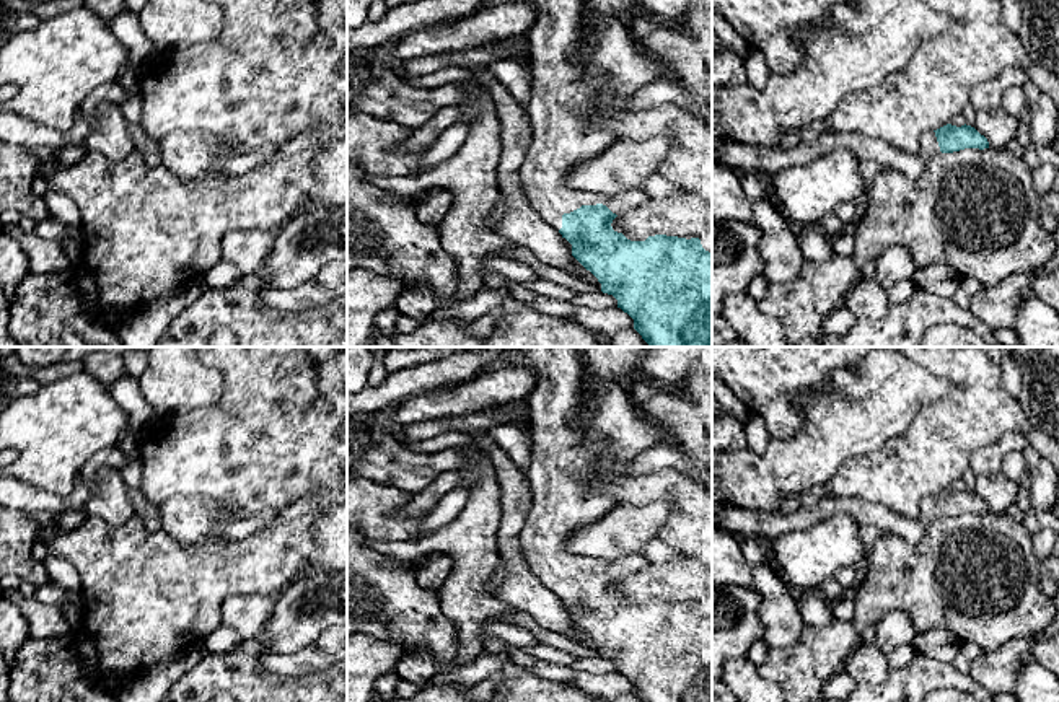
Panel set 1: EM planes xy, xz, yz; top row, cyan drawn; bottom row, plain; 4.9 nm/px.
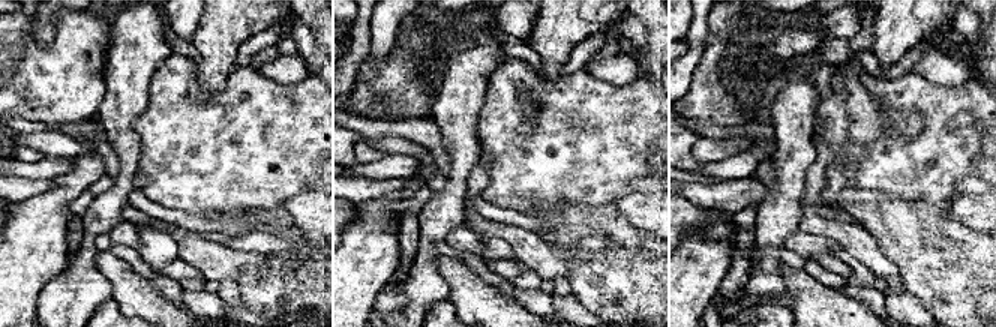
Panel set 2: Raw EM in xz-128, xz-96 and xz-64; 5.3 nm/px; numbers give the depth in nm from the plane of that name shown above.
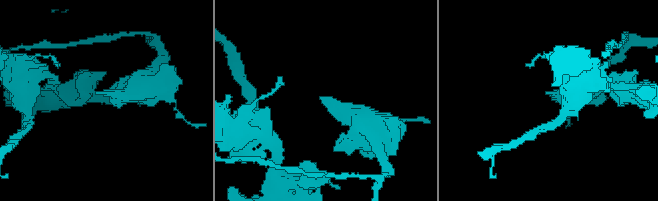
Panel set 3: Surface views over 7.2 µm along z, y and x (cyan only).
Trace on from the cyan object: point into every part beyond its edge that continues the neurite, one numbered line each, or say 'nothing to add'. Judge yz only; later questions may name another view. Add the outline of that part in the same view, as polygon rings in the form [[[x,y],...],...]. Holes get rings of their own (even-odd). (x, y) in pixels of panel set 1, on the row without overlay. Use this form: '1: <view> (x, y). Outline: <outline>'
1: yz (740, 522). Outline: [[[826,495],[813,508],[800,507],[792,513],[785,513],[780,508],[759,510],[728,503],[714,505],[712,523],[740,539],[774,541],[787,533],[806,531],[839,513],[850,515],[860,526],[877,526],[883,533],[894,534],[911,544],[921,542],[927,526],[942,518],[934,495],[924,498],[924,505],[916,518],[906,518],[885,505],[859,497]]]

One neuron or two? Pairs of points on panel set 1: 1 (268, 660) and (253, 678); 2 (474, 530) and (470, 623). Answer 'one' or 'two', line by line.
1: two
2: one

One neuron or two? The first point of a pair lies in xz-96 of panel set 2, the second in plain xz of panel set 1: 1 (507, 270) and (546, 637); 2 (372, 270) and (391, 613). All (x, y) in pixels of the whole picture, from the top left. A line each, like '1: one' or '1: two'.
1: two
2: two

